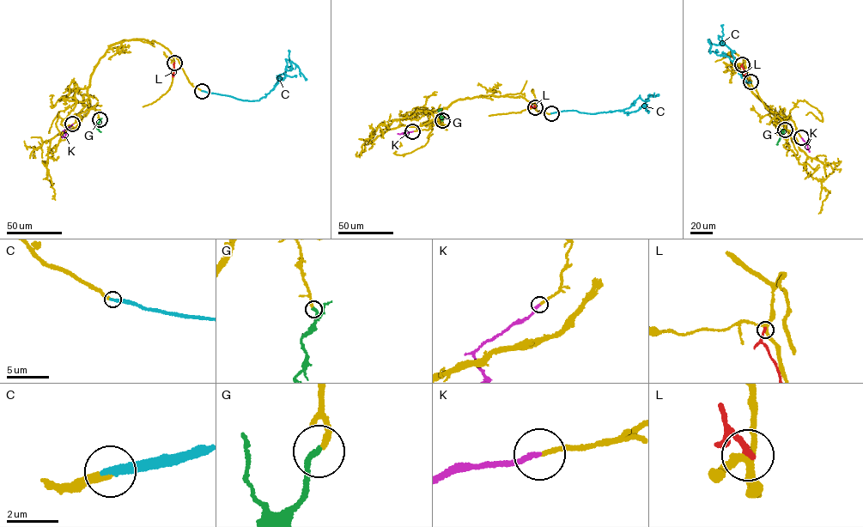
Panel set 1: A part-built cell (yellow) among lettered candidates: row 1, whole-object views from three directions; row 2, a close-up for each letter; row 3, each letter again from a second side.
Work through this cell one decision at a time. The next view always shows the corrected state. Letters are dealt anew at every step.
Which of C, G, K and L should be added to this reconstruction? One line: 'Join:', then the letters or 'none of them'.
Join: C, G, K

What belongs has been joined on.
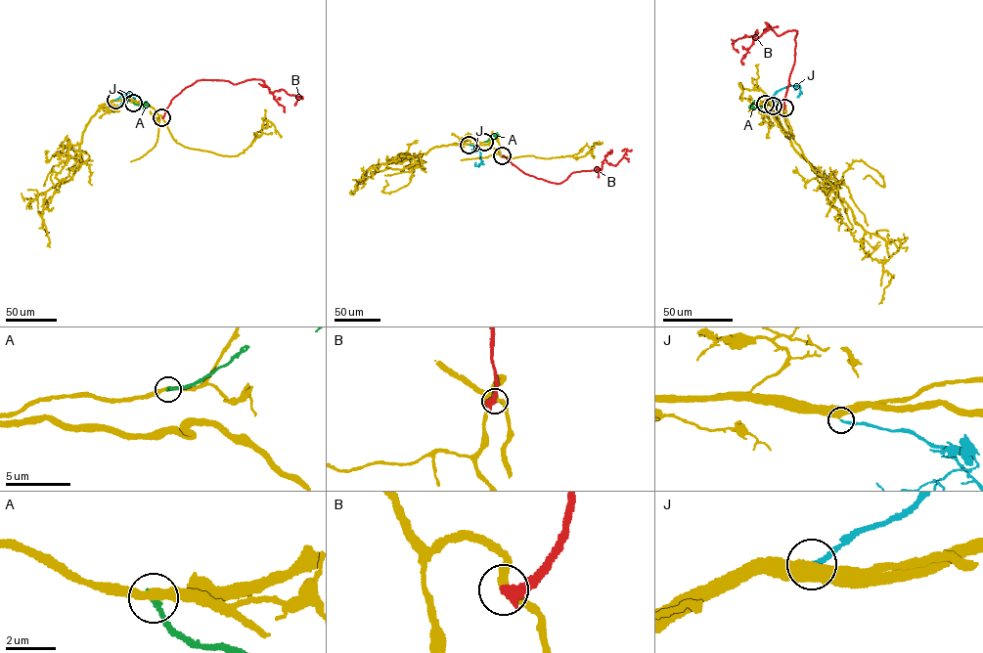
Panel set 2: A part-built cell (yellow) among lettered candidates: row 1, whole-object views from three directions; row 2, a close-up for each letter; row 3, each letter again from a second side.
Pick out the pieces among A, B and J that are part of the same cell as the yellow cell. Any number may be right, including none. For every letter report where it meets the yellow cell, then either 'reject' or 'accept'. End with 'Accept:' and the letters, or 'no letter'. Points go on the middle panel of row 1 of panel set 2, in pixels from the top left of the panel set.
A: contact (484, 142); reject
B: contact (502, 155); reject
J: contact (469, 145); accept
Accept: J

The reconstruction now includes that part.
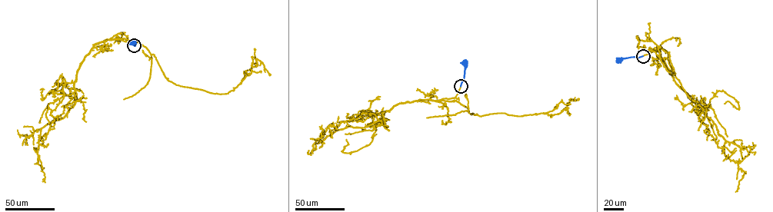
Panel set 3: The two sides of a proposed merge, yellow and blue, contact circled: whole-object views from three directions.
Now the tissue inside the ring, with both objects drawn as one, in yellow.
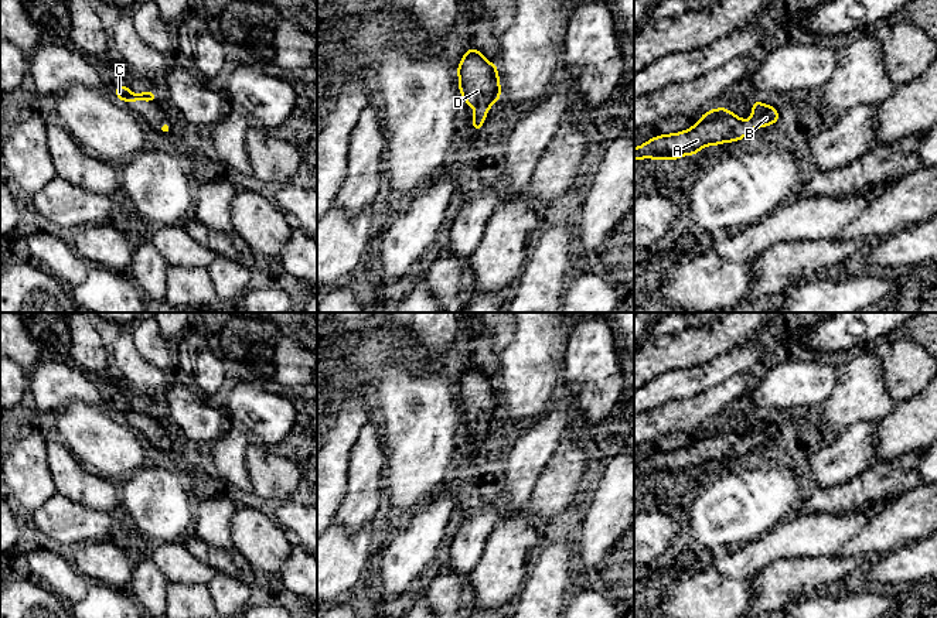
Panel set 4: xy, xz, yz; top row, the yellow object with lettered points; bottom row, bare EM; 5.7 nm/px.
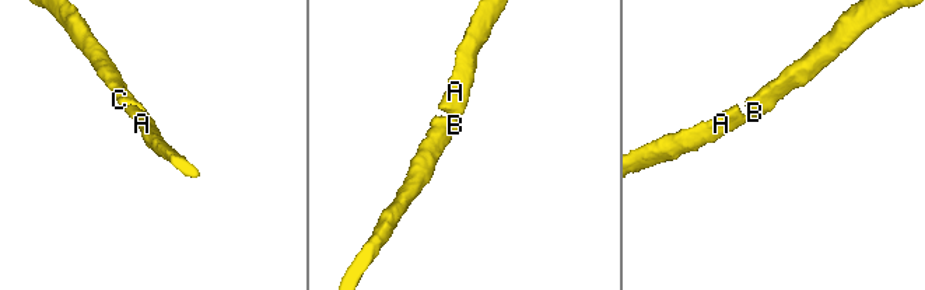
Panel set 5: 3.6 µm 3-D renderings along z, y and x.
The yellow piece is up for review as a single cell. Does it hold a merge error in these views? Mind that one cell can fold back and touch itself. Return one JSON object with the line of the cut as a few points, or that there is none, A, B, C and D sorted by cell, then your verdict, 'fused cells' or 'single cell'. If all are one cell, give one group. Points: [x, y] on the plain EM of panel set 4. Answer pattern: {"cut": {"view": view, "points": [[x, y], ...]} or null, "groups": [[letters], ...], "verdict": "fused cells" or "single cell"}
{"cut": null, "groups": [["A", "B", "C", "D"]], "verdict": "single cell"}

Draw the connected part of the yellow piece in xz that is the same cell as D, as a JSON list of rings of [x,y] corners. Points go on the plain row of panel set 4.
[[[467,365],[459,378],[457,392],[461,416],[477,427],[471,433],[471,444],[481,448],[488,426],[501,414],[497,380],[487,378],[478,365]]]

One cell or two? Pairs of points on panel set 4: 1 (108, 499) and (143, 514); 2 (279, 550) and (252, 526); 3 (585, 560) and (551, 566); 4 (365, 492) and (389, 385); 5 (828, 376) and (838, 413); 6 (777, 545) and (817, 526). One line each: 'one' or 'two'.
1: two
2: one
3: two
4: two
5: two
6: one

